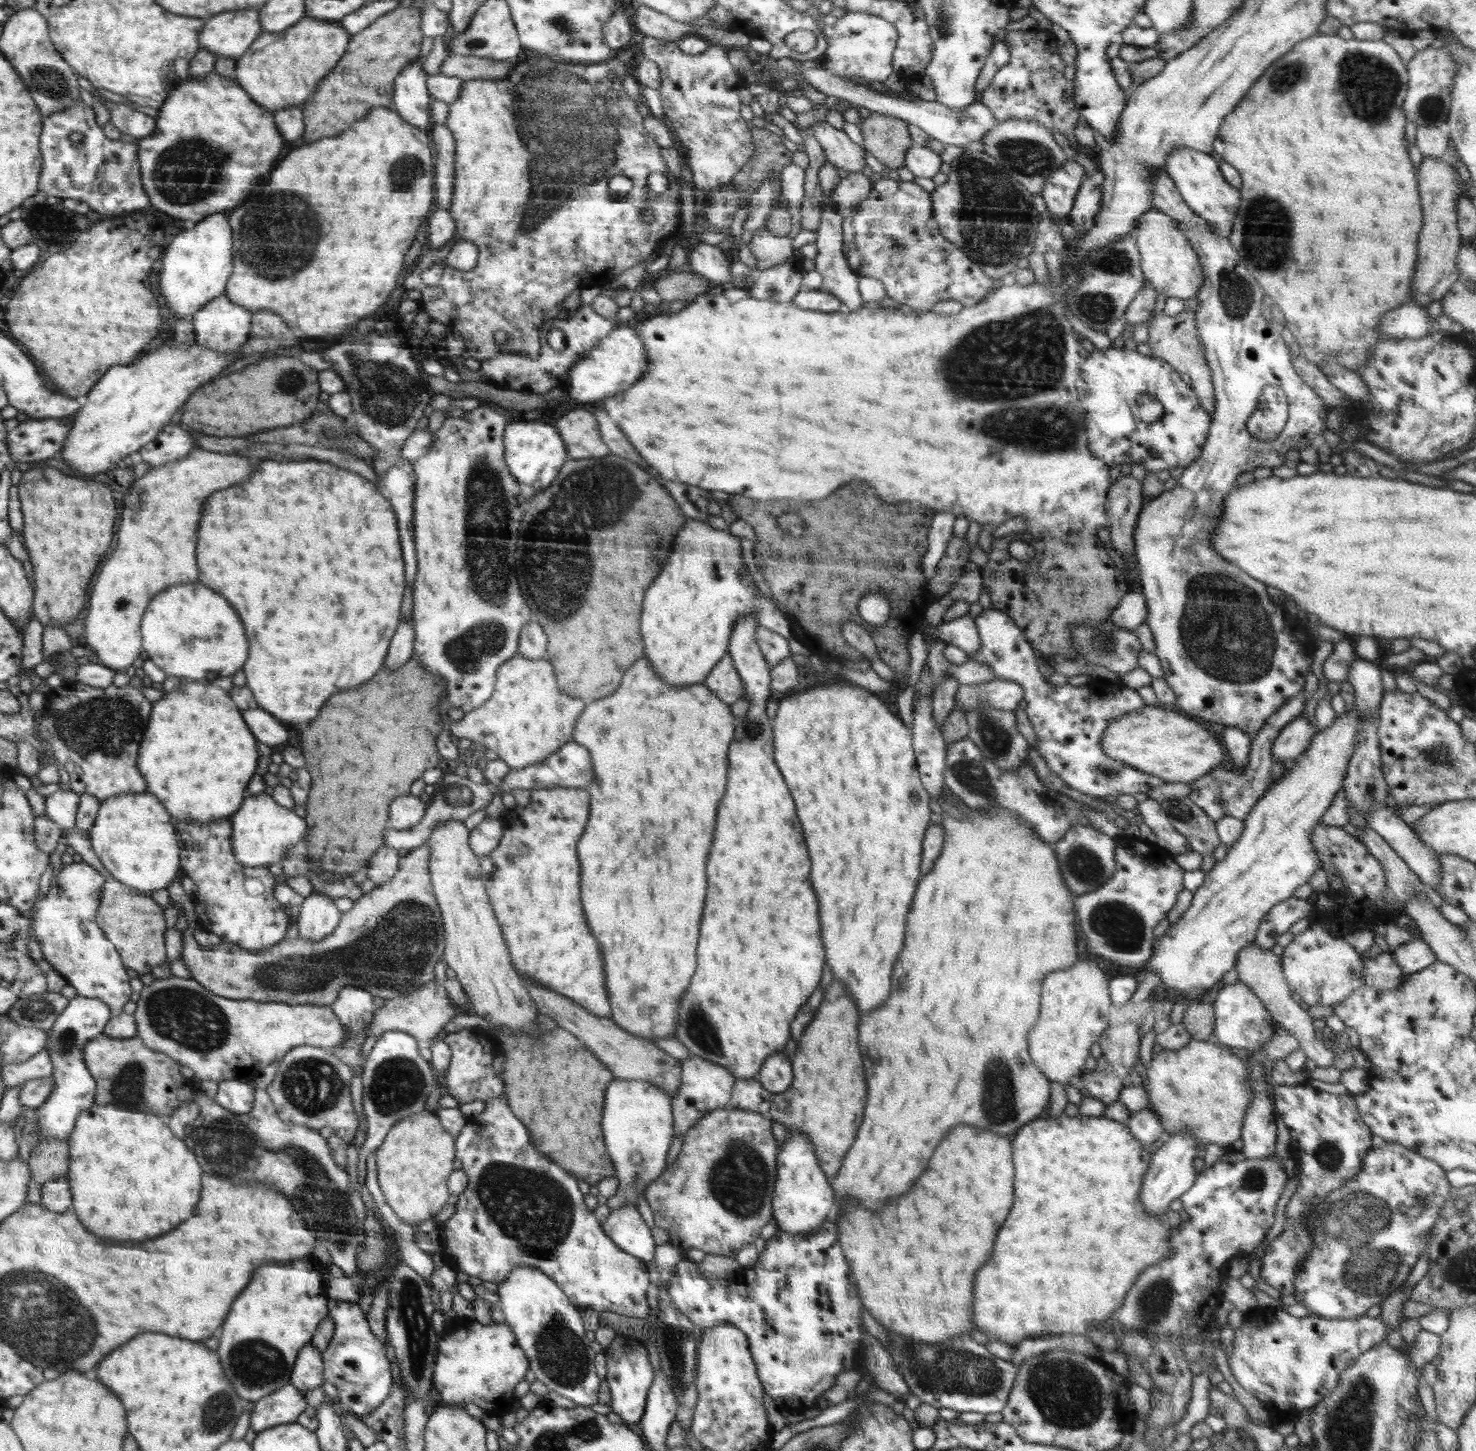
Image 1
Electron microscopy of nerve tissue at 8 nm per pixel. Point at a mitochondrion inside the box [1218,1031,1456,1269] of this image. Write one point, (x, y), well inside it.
(1328, 1156)

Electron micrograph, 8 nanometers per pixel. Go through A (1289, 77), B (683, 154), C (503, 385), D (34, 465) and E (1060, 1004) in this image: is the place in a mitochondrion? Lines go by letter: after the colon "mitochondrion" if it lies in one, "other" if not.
A: mitochondrion
B: other
C: other
D: other
E: other

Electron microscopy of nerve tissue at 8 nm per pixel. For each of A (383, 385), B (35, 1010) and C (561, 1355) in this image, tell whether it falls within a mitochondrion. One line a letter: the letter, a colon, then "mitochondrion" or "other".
A: mitochondrion
B: mitochondrion
C: mitochondrion

